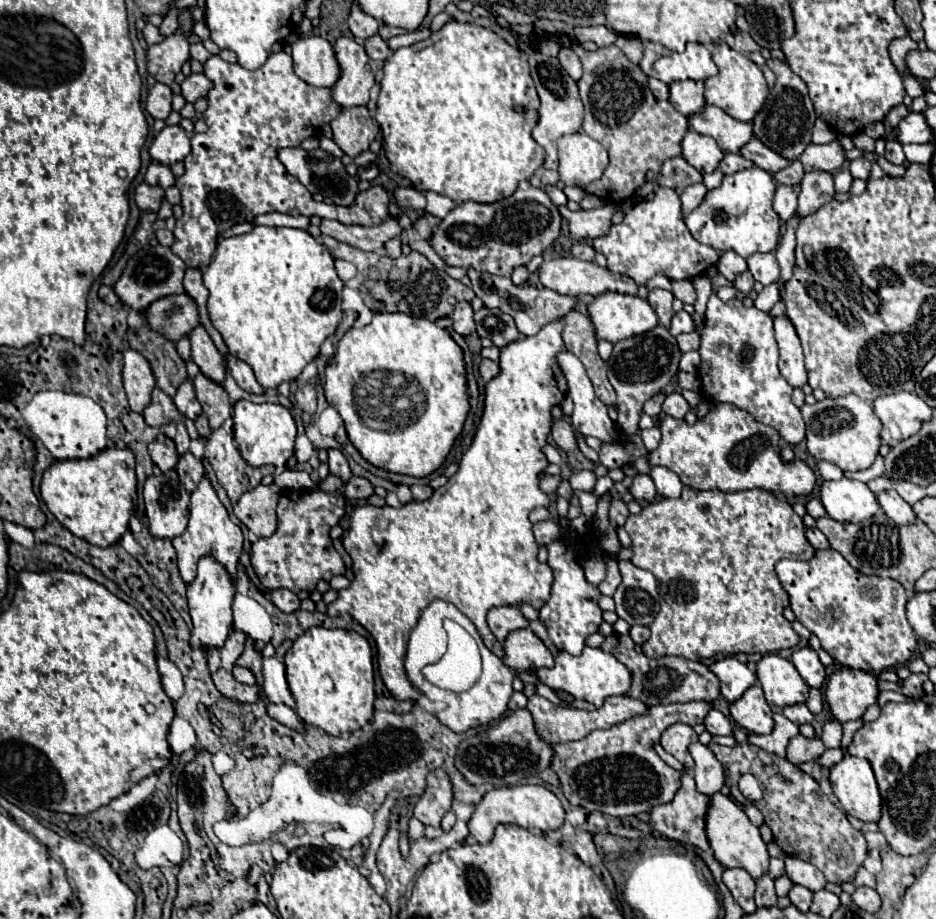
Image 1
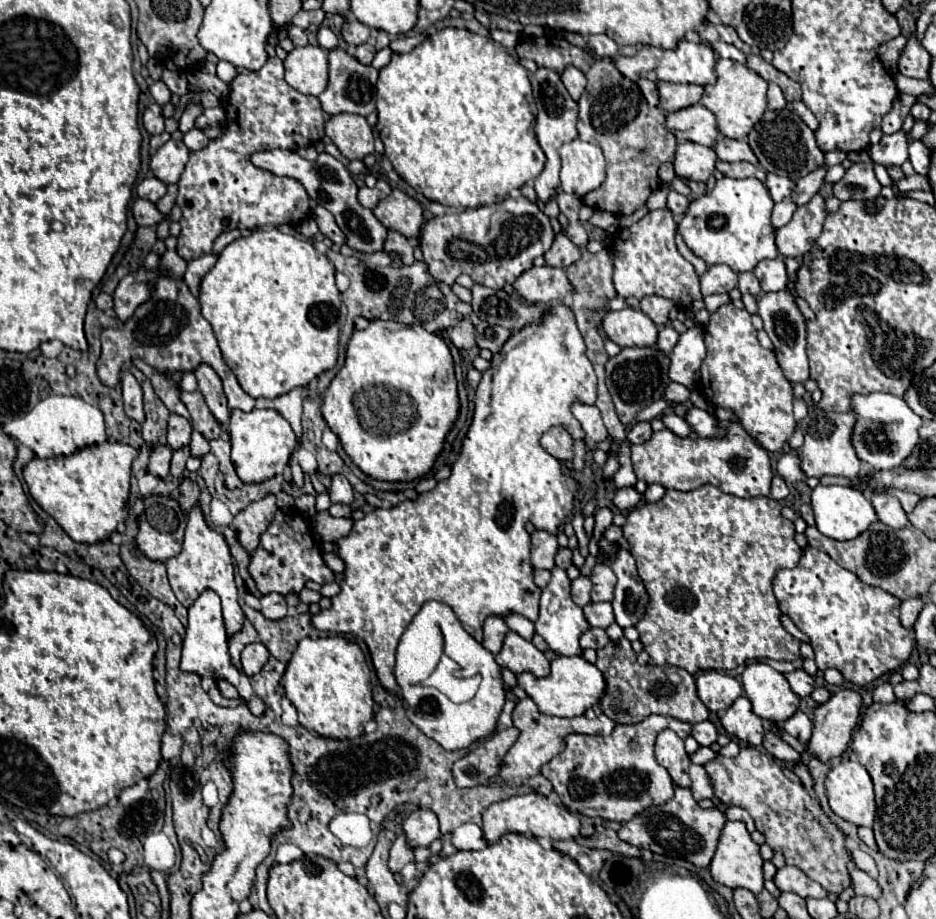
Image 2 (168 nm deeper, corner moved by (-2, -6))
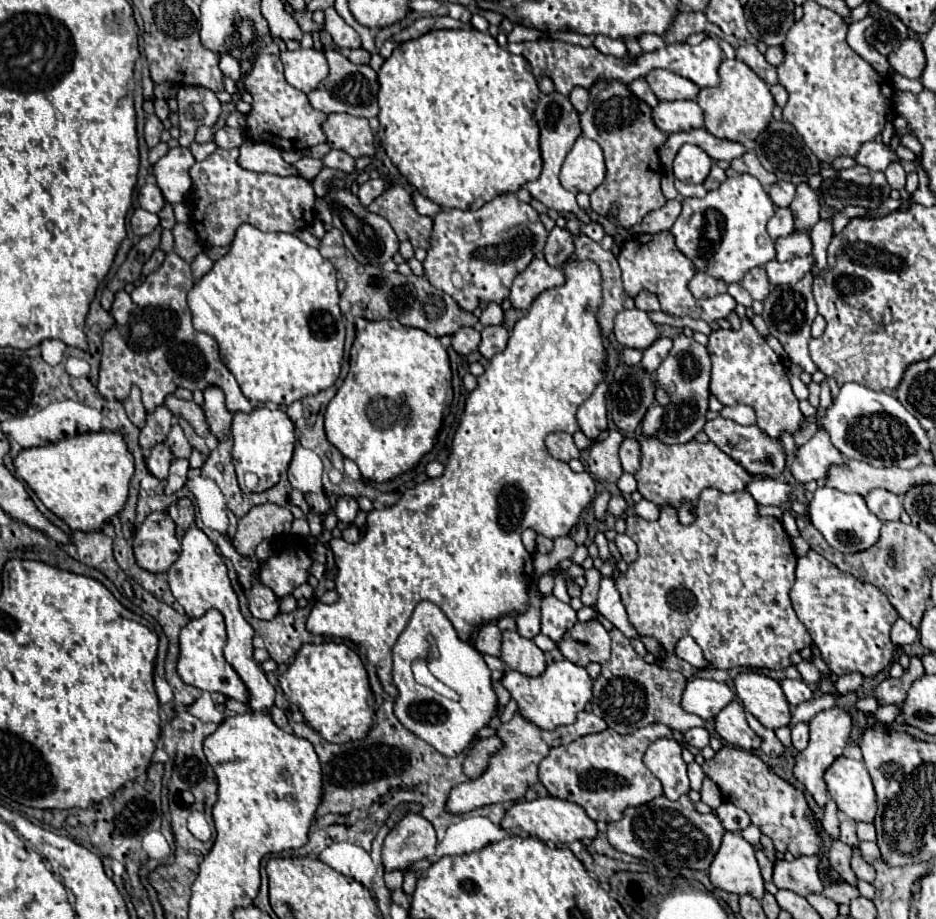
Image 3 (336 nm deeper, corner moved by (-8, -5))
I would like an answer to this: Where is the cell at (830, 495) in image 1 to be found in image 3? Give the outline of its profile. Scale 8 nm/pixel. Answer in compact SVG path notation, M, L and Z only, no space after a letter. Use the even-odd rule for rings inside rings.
M819 487L809 503L809 519L825 541L839 553L859 553L869 549L879 539L881 521L867 509L865 499L855 493L841 493L831 487Z

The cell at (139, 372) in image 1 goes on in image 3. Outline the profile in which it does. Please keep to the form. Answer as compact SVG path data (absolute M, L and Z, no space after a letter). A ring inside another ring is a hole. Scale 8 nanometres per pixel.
M137 387L131 389L131 395L129 395L129 399L123 403L123 407L125 407L127 417L131 419L131 423L141 429L141 427L145 425L145 407L143 407L143 403L141 403L141 393L139 393Z

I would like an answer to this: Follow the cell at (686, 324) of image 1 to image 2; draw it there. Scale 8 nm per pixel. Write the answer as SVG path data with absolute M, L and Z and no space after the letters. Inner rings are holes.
M663 326L661 330L659 330L659 340L657 340L657 348L659 350L663 350L663 352L671 352L673 350L673 346L677 344L677 338L679 338L681 334L673 328L673 326Z

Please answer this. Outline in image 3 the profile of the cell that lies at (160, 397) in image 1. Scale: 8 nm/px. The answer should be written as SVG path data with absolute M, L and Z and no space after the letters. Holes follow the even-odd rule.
M163 405L147 415L147 423L145 423L145 427L141 429L141 435L139 435L139 445L141 445L145 455L151 451L151 447L155 443L165 441L169 429L171 429L171 421L173 421L173 415Z

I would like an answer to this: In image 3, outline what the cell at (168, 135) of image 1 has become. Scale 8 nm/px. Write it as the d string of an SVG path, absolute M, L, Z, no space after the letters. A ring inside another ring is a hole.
M175 147L169 149L169 153L153 165L153 175L169 205L177 205L187 199L193 185L189 177L189 169L193 163L195 159L189 149Z

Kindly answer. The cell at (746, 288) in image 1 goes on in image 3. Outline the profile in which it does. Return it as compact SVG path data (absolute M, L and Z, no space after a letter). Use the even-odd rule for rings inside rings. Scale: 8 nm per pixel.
M755 267L755 269L751 269L747 275L745 275L745 279L741 281L741 285L751 293L751 297L753 299L757 299L757 301L763 301L767 295L769 295L769 291L771 291L771 283L769 283L769 277L767 277L767 273L765 273L765 267Z

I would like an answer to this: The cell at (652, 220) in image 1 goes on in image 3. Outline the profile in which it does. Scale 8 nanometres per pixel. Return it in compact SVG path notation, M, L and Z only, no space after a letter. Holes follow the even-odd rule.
M669 231L631 237L619 255L619 267L623 273L623 287L625 287L627 295L635 297L639 291L647 289L659 297L661 311L667 315L693 317L693 319L703 319L703 321L711 323L711 321L727 319L735 311L735 301L727 293L711 297L711 299L701 299L701 301L697 301L689 293L687 283L695 275L695 267L683 253L677 251L673 235ZM637 245L639 245L639 249L637 249Z

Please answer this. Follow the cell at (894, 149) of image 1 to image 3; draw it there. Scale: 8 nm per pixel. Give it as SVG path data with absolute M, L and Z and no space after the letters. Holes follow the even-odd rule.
M891 161L891 165L885 169L885 177L893 189L897 191L905 189L905 171L899 161Z

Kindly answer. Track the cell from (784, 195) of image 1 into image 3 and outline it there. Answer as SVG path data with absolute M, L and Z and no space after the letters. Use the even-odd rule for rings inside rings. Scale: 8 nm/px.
M775 209L775 215L767 223L767 233L771 239L787 237L793 233L793 215L791 209Z

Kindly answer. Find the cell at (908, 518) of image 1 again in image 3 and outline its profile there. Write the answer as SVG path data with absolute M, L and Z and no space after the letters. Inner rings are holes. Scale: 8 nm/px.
M873 489L871 493L865 495L865 501L871 513L875 513L881 521L899 521L903 507L901 499L895 493L887 489Z

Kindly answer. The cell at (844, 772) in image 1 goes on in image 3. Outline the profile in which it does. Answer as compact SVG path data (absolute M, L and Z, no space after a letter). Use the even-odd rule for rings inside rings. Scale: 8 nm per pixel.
M837 757L835 763L823 775L831 799L837 803L839 811L853 821L873 823L877 805L875 789L863 761L849 757Z

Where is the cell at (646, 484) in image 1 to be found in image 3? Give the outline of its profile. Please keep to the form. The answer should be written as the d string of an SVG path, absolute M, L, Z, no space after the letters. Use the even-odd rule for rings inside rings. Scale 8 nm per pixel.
M615 495L615 497L609 499L609 507L607 507L607 511L609 511L611 515L621 517L621 515L625 513L625 509L627 509L627 503L625 503L625 499L623 499L621 495Z

